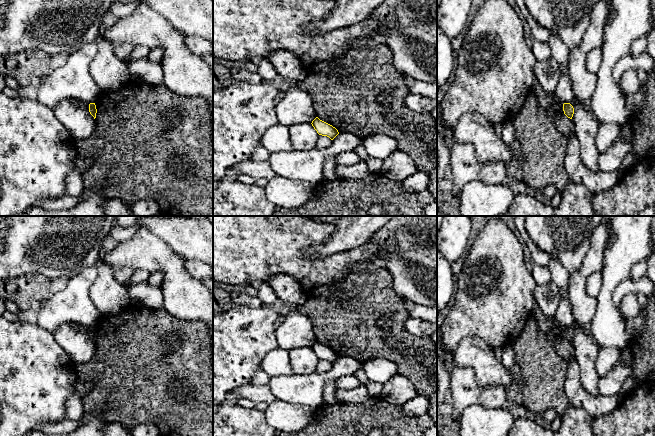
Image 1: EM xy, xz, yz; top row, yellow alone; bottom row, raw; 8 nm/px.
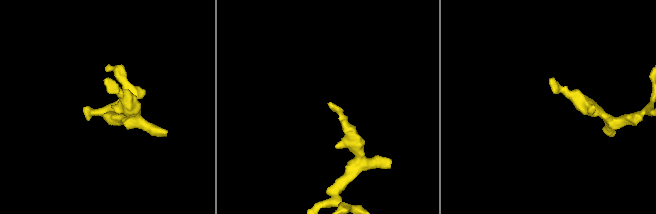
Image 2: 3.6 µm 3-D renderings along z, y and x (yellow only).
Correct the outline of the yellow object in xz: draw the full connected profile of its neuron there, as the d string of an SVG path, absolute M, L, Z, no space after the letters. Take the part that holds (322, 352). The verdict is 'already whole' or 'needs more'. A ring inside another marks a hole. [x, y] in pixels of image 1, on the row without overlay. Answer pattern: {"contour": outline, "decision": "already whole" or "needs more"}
{"contour": "M316 341L311 348L319 359L327 360L331 364L333 364L339 358L335 351L320 344L318 341Z", "decision": "already whole"}

